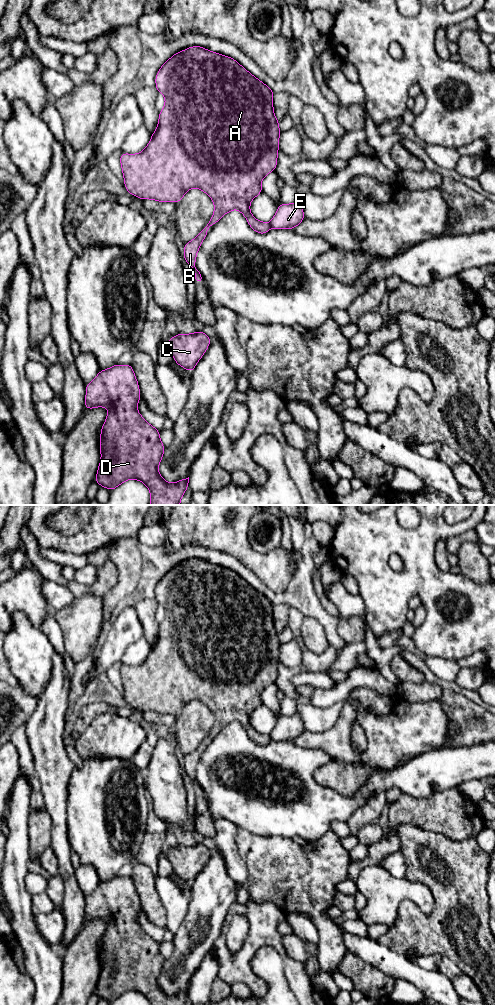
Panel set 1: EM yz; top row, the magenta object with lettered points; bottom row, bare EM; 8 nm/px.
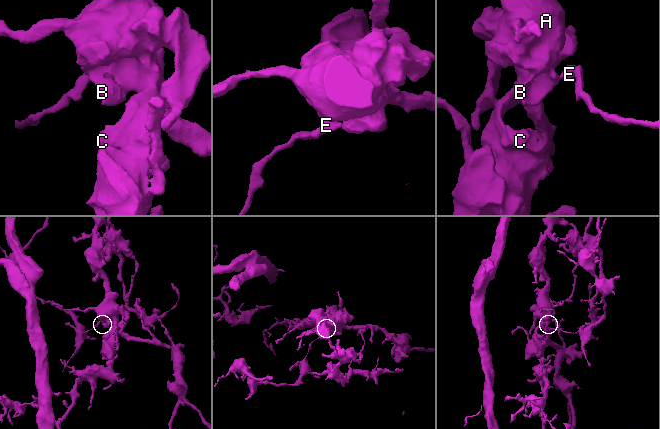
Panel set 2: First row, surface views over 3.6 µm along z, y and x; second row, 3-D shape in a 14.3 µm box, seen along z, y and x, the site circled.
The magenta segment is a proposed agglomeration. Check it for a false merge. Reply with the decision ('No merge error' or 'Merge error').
Merge error

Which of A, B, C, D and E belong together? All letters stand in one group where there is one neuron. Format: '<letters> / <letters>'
A B C D / E

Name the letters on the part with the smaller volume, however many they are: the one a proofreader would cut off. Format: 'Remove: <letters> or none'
Remove: E

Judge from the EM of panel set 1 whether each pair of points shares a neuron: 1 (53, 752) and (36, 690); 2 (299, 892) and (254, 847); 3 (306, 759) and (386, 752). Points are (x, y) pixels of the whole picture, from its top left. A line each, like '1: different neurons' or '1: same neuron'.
1: different neurons
2: same neuron
3: different neurons

